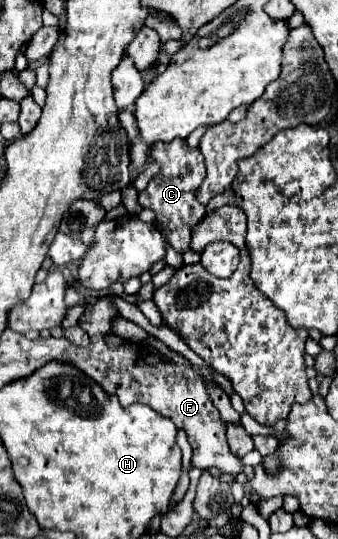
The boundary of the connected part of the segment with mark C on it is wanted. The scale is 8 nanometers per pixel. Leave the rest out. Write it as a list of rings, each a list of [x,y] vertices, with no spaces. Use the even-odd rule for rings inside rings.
[[[178,138],[174,142],[156,142],[150,148],[150,160],[160,164],[160,172],[148,182],[146,190],[140,192],[138,202],[140,206],[154,210],[154,226],[158,226],[158,230],[162,230],[168,242],[182,254],[190,250],[192,230],[206,216],[206,206],[196,200],[196,190],[202,184],[202,178],[206,178],[204,156],[198,148],[190,148],[186,140]]]

